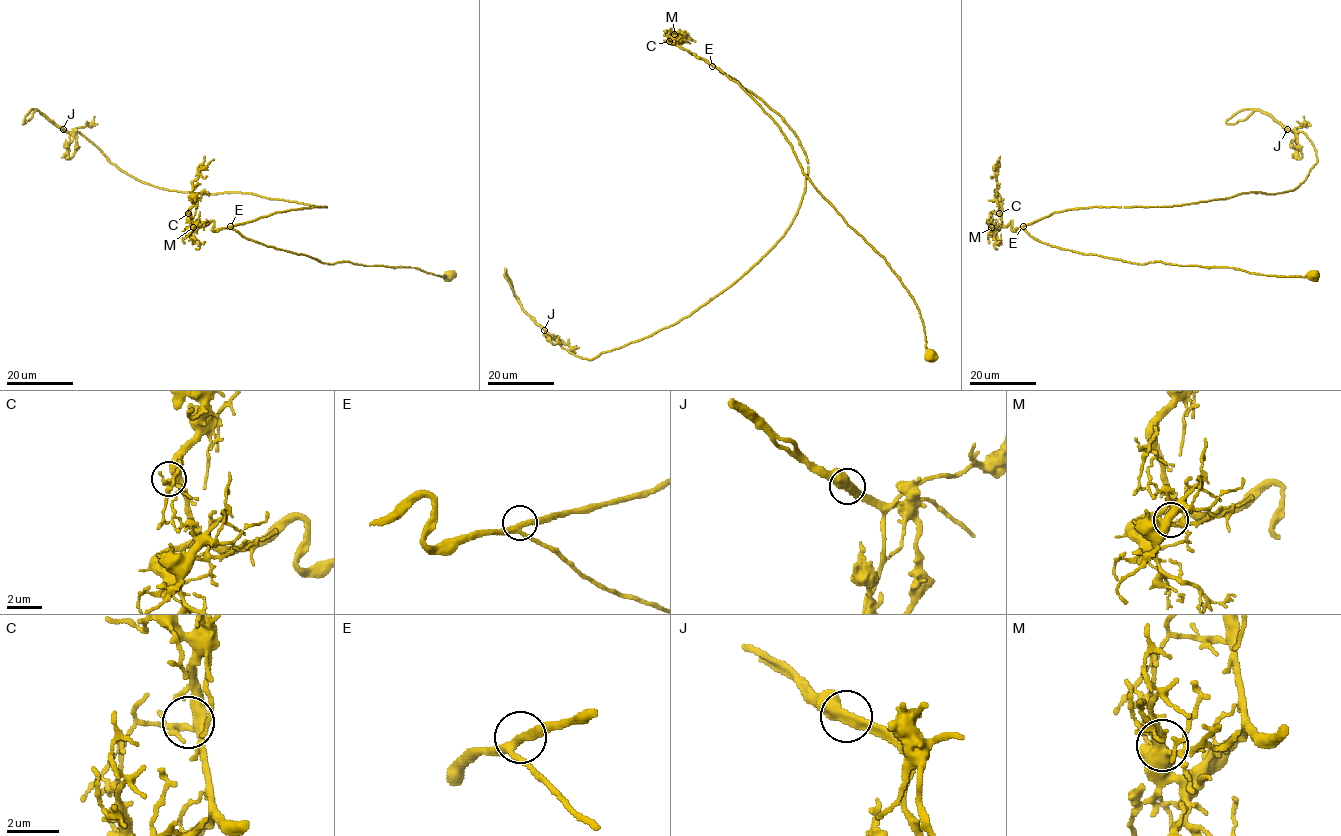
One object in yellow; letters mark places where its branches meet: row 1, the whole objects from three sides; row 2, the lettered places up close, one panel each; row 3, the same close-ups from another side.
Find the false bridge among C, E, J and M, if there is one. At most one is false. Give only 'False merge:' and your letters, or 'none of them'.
False merge: none of them

